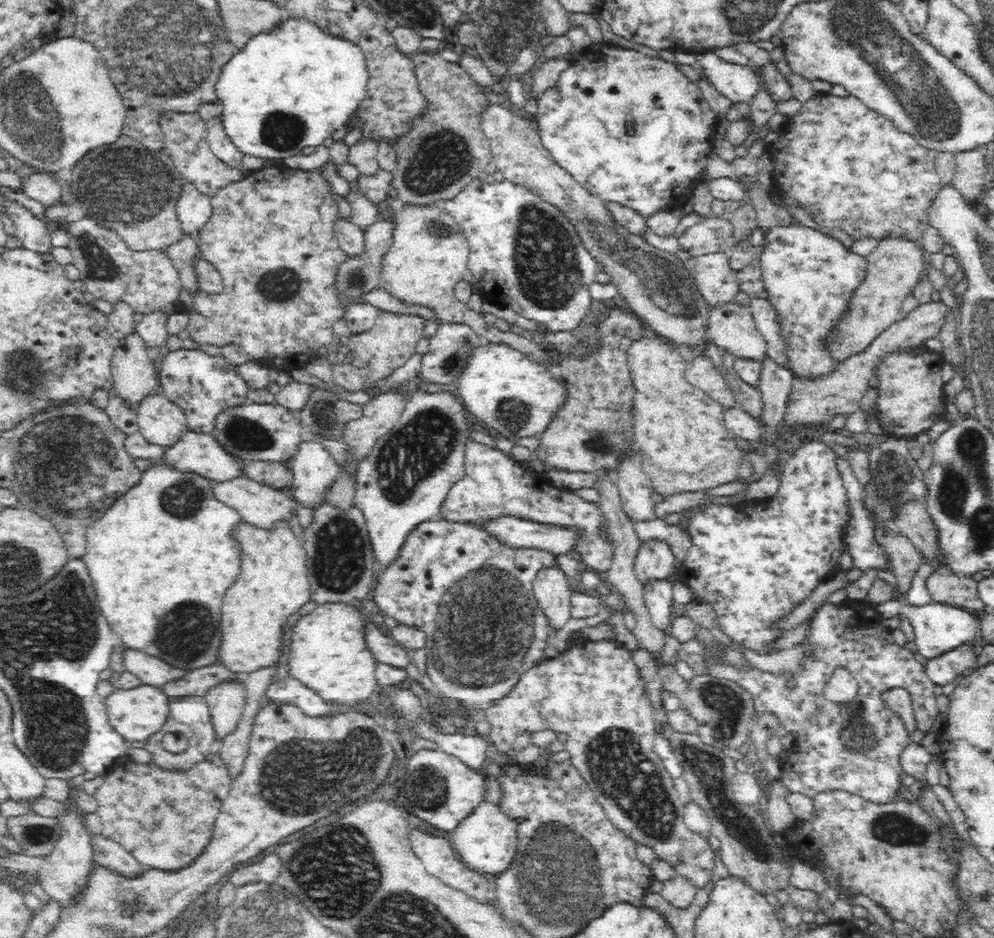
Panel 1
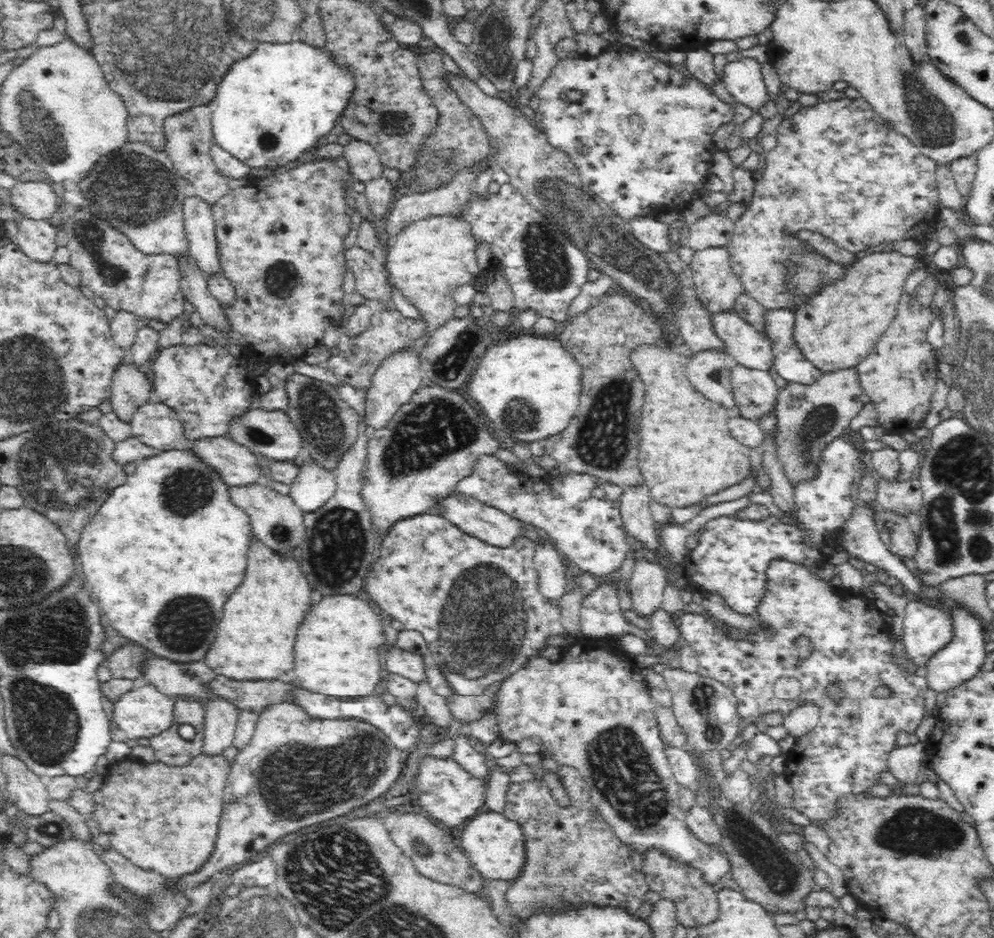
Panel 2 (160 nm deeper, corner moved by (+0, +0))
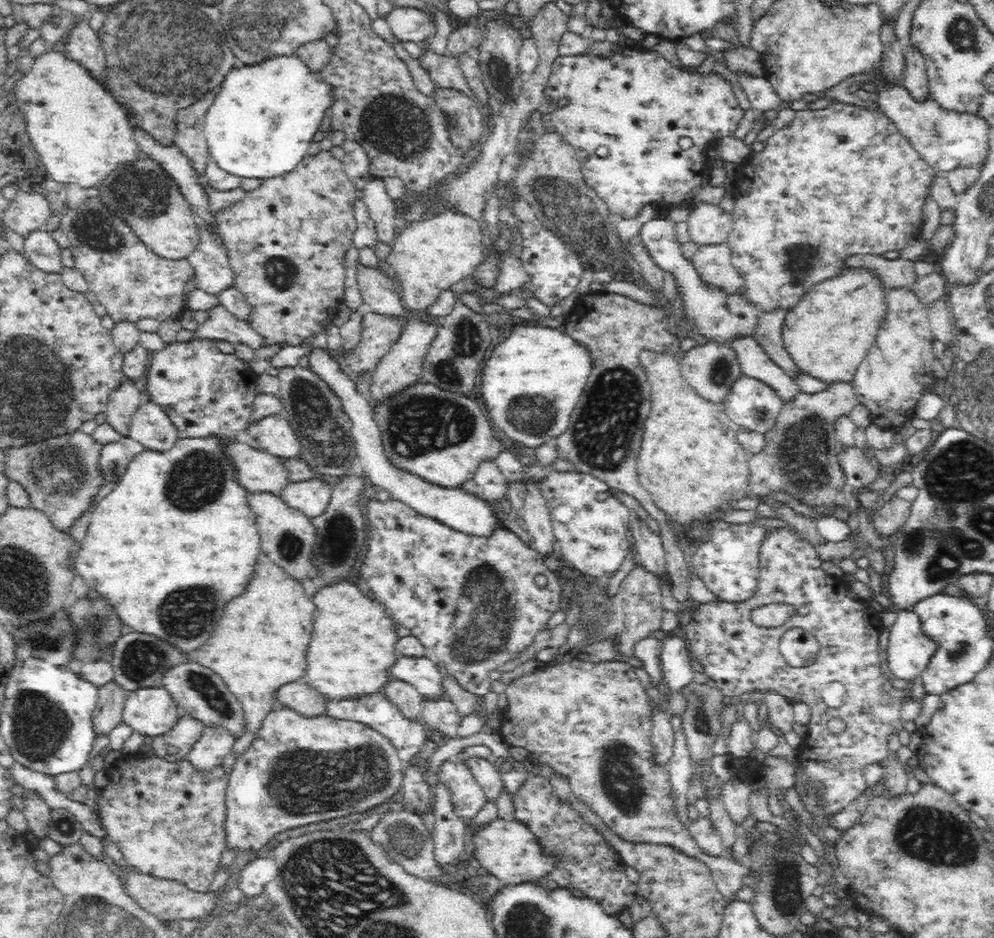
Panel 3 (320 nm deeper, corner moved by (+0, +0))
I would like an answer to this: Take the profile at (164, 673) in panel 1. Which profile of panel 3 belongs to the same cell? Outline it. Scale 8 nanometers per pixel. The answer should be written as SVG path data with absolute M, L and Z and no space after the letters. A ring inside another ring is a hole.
M186 660L182 663L172 665L164 669L159 685L166 689L181 713L200 719L206 725L224 725L226 729L232 731L232 735L240 738L245 715L242 703L238 697L226 685L226 681L206 665L198 661Z

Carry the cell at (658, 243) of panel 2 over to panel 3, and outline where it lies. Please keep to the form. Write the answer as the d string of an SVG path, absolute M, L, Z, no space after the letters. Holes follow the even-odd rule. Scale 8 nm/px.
M657 216L642 225L637 240L642 242L646 252L660 269L674 276L677 292L683 296L682 312L686 315L686 321L692 325L692 330L704 333L712 340L719 340L723 343L727 343L734 337L751 335L759 315L757 307L746 296L739 296L739 293L726 296L699 280L692 263L682 253L681 245L675 235L675 223Z

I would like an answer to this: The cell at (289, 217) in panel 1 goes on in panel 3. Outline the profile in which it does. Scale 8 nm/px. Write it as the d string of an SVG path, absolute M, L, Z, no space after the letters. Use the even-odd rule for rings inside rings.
M322 151L315 156L304 157L292 170L272 178L263 179L257 188L248 191L242 199L234 201L231 205L213 213L213 222L217 233L221 236L225 250L227 251L228 264L234 271L235 286L249 304L250 312L247 323L263 338L263 344L272 346L281 344L286 346L298 346L304 344L304 340L314 338L324 330L324 326L330 325L342 303L344 296L344 260L346 252L352 247L352 234L356 232L356 219L354 219L354 202L356 197L356 186L347 176L344 169L344 161L340 161L330 151Z

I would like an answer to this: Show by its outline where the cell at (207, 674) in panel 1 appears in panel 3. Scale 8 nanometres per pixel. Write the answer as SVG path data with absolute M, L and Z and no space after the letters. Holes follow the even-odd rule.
M298 682L283 684L275 690L273 696L278 707L289 707L308 717L326 715L325 702L328 698L318 696L318 692L314 692L306 684L298 684Z

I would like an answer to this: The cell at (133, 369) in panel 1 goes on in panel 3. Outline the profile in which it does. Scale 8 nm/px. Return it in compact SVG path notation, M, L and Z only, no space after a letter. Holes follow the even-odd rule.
M126 377L118 383L109 393L106 405L106 421L114 426L115 430L126 437L132 417L136 414L142 402L144 392L142 382Z

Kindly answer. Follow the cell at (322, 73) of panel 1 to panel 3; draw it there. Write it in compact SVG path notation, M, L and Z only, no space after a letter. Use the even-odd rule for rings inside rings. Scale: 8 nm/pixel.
M296 52L290 55L276 54L272 56L265 56L264 60L249 64L235 66L220 83L214 103L208 108L208 114L205 118L204 131L206 135L206 142L208 143L208 150L210 159L214 159L222 169L246 178L267 179L273 176L281 175L282 173L292 170L304 157L308 156L307 148L312 144L314 134L320 130L322 120L326 118L328 110L335 104L335 93L332 84L329 84L326 79L322 79L319 71L312 71L310 65L306 61L300 59Z

